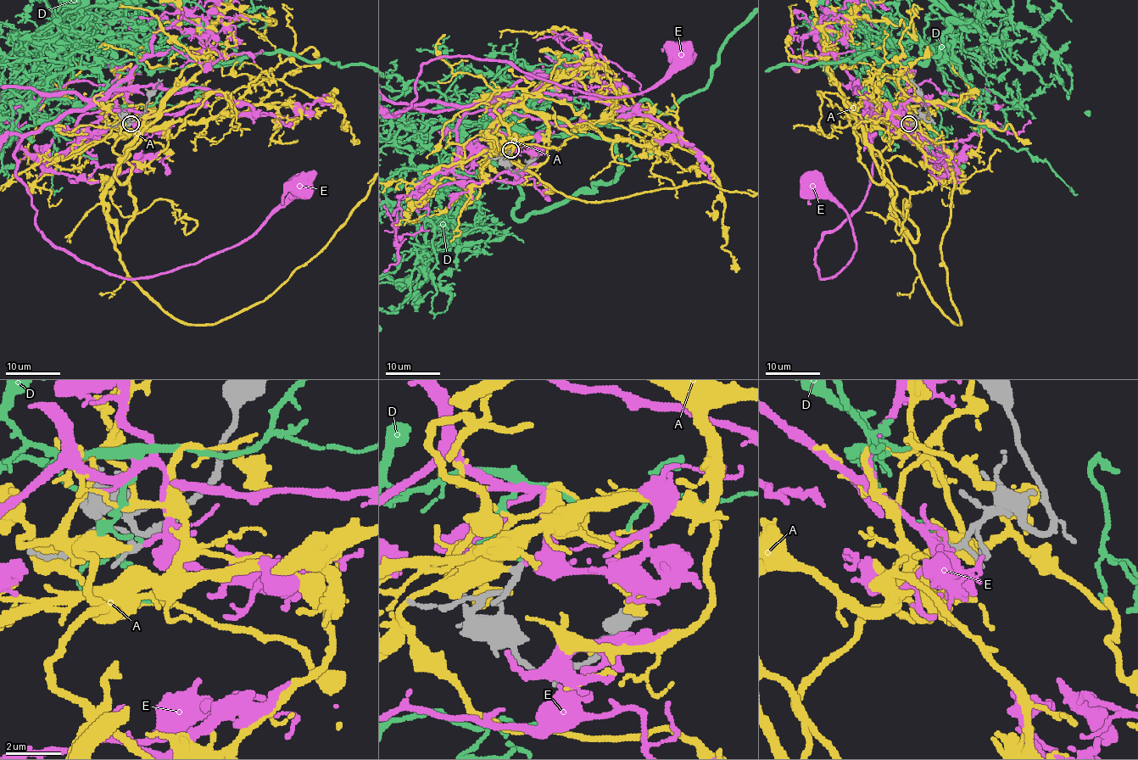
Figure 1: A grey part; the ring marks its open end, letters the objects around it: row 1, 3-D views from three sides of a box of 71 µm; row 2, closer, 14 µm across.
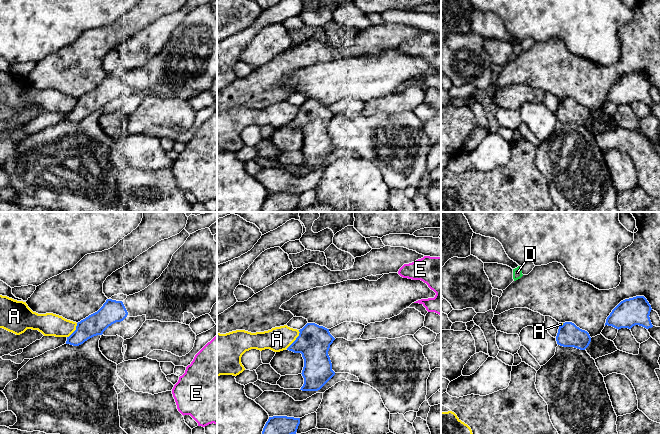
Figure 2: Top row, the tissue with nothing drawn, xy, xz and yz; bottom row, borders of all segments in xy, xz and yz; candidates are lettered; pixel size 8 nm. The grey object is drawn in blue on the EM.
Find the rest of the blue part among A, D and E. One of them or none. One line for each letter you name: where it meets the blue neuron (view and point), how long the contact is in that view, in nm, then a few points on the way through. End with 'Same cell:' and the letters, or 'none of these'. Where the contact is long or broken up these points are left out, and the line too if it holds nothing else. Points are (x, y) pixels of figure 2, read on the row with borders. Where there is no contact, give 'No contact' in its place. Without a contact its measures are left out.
E: No contact
Same cell: E

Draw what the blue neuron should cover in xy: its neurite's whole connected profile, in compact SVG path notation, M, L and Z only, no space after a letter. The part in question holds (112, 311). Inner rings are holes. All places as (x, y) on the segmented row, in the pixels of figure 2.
M107 299L97 312L77 323L76 330L67 337L66 344L79 346L94 336L102 335L109 326L123 321L127 315L122 301Z

